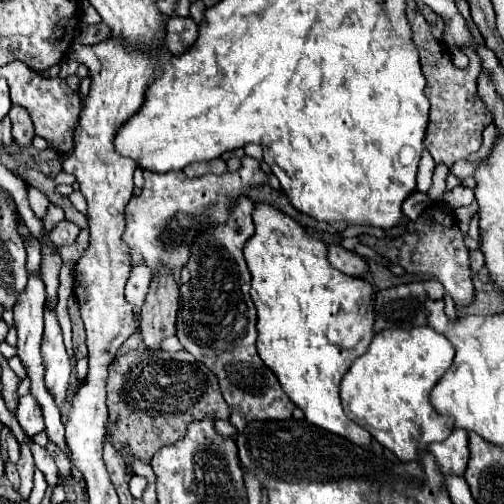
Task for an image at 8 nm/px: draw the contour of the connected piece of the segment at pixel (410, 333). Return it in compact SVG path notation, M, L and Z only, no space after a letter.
M413 327L413 329L383 329L375 333L369 349L355 359L353 367L343 375L341 379L341 405L345 413L359 423L363 429L367 429L383 447L391 449L401 461L415 461L429 443L443 441L451 431L451 419L447 415L439 415L435 407L429 401L431 389L437 385L441 375L449 369L453 363L455 349L447 339L443 339L441 333L431 331L431 327Z

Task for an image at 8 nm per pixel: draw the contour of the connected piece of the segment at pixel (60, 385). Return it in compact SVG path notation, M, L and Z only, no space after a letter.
M45 305L45 333L43 333L41 351L47 365L45 383L49 391L55 395L57 405L61 407L67 403L67 387L71 379L71 357L65 351L61 327L57 323L55 311L51 311L47 305Z

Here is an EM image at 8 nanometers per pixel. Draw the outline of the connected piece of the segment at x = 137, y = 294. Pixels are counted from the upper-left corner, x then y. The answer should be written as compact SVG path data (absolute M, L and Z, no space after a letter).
M143 263L139 267L133 267L131 277L127 281L127 287L125 287L125 297L129 299L129 303L133 303L139 309L139 313L141 313L141 305L143 305L145 295L147 295L149 281L151 281L149 267L143 267Z

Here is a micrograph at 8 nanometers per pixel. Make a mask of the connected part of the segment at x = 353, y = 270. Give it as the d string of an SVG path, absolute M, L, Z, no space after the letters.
M335 243L329 245L329 263L349 277L363 277L369 271L369 265L363 257L359 257L353 251L347 251Z

